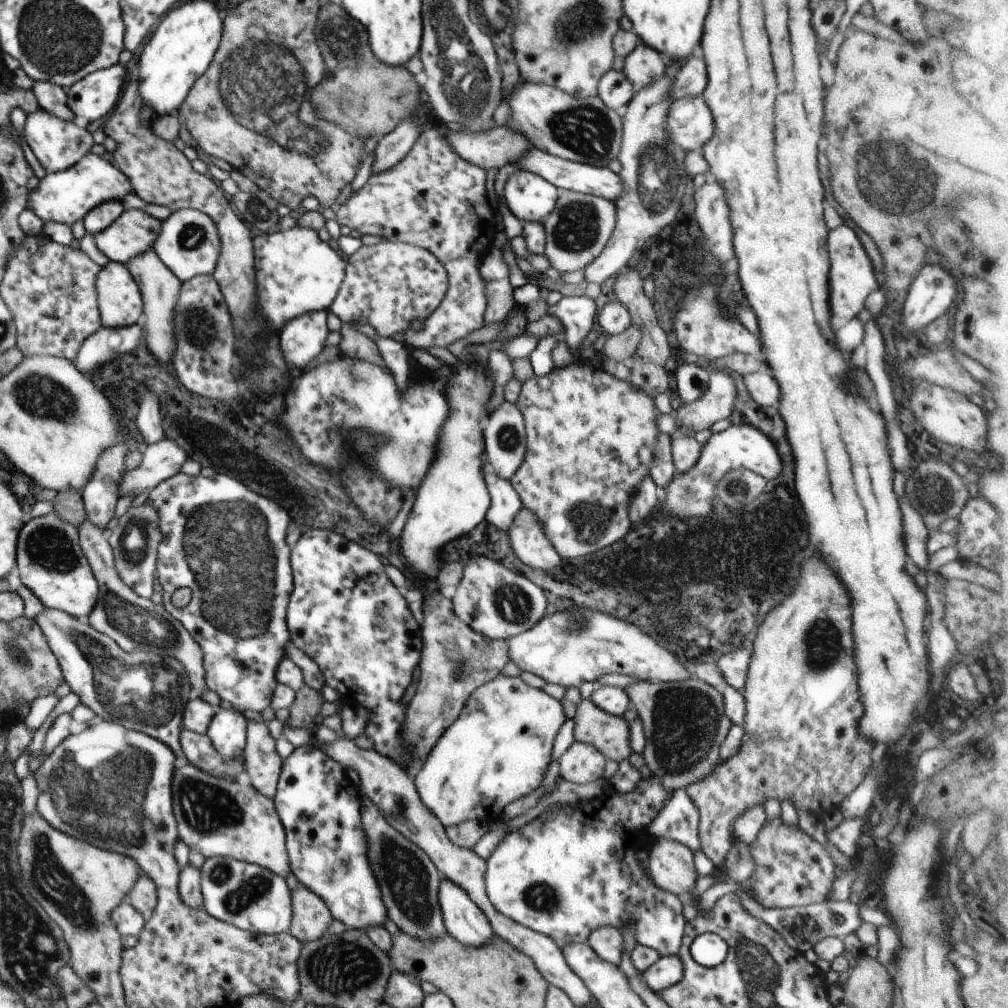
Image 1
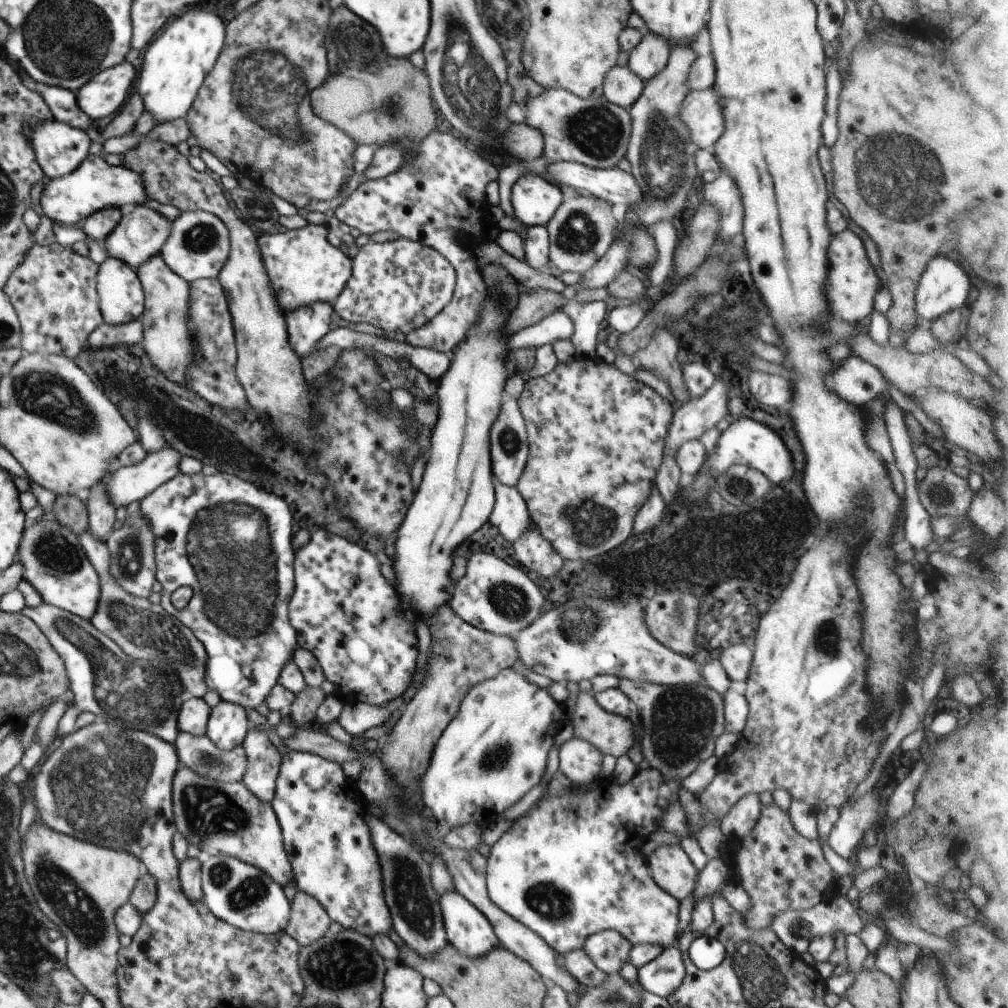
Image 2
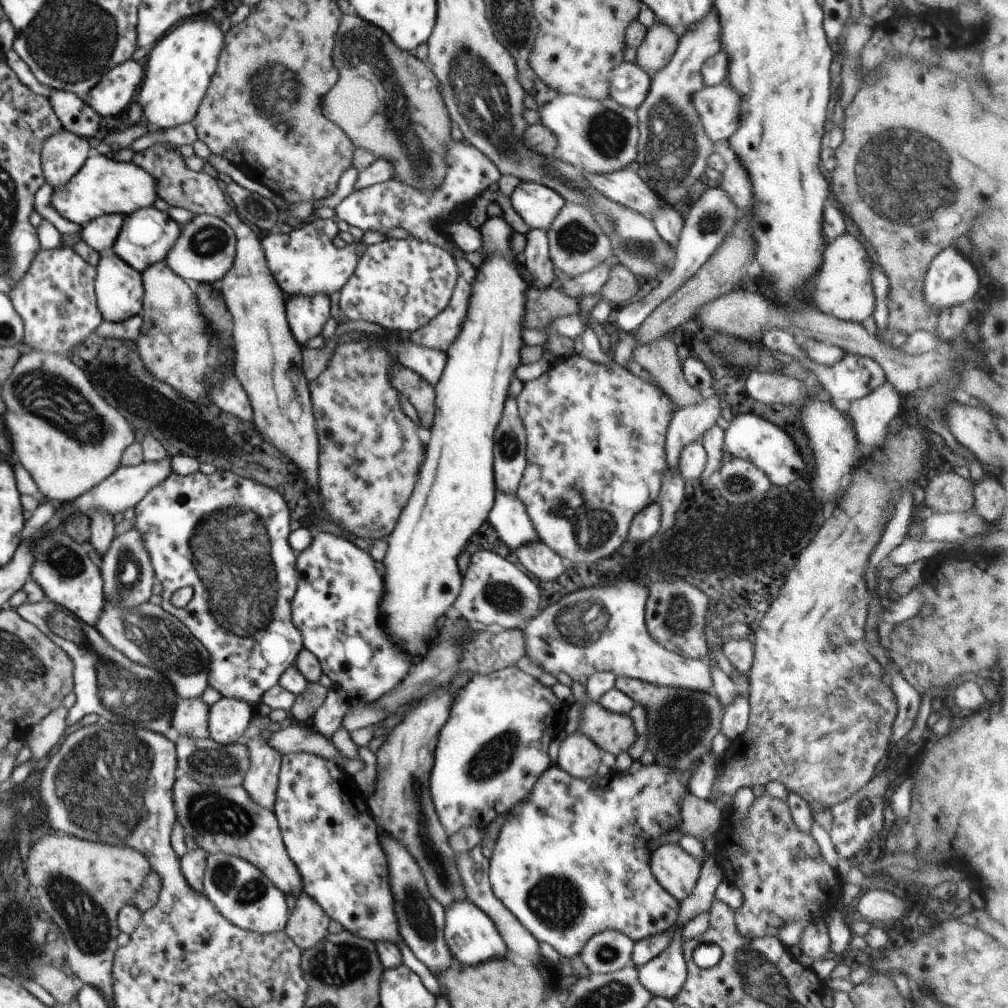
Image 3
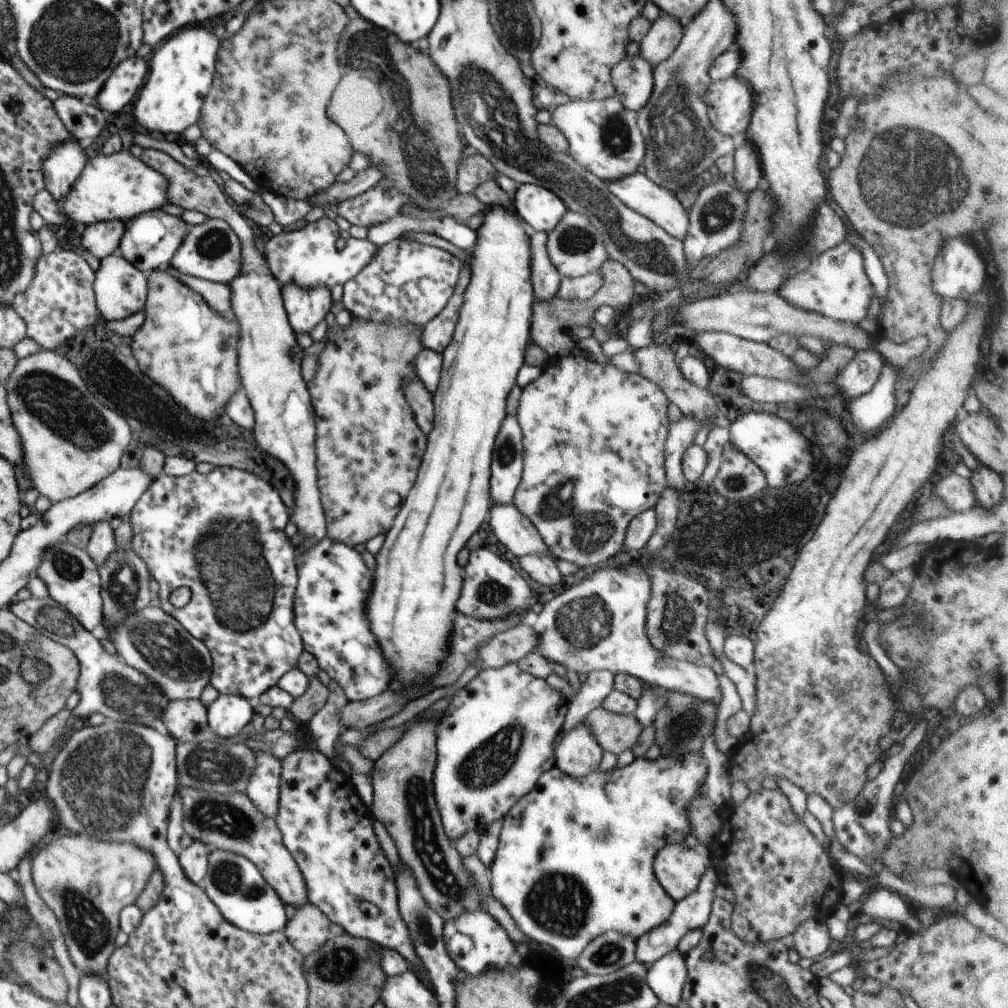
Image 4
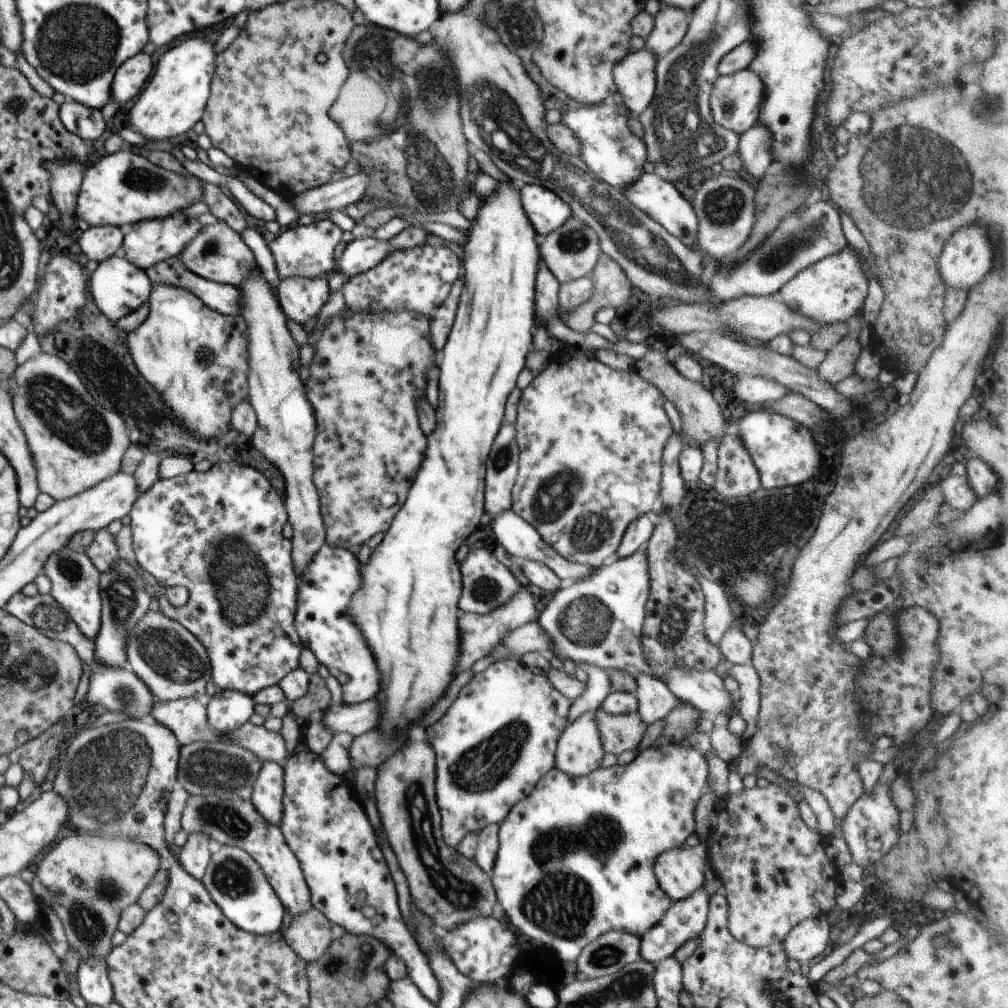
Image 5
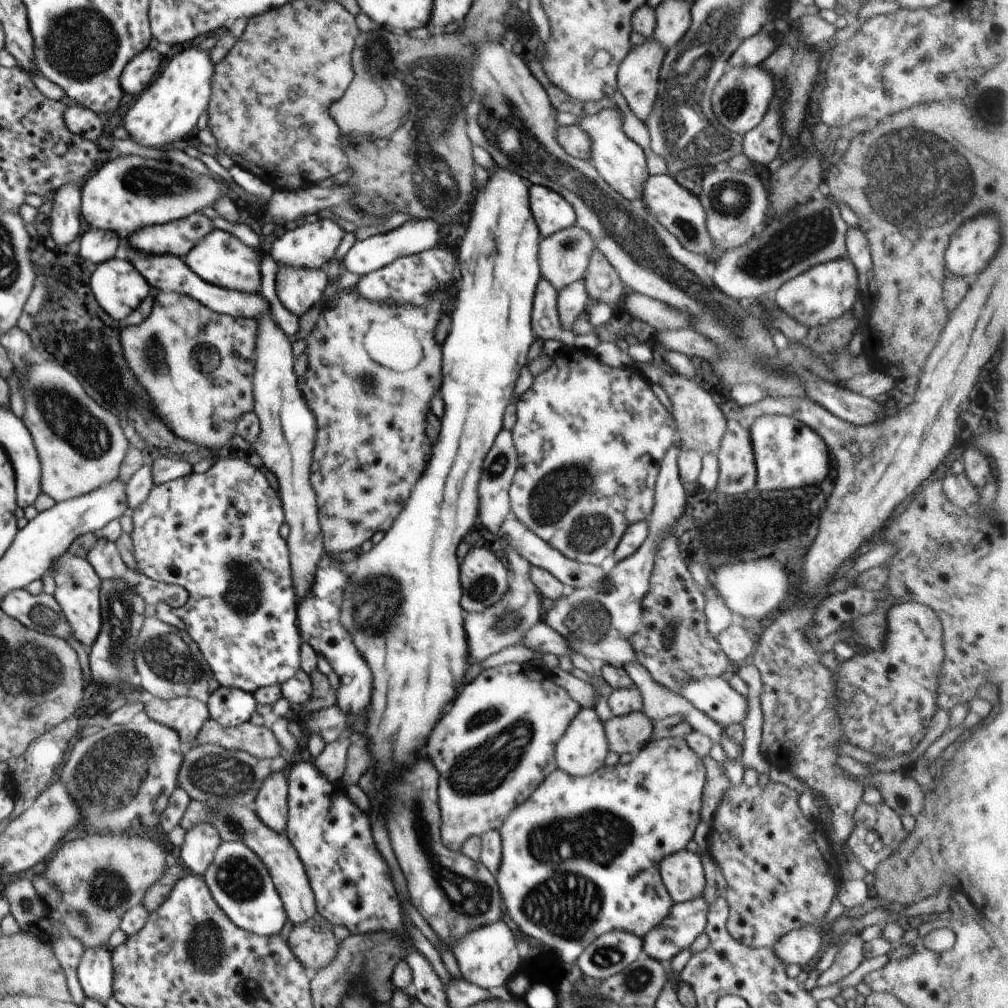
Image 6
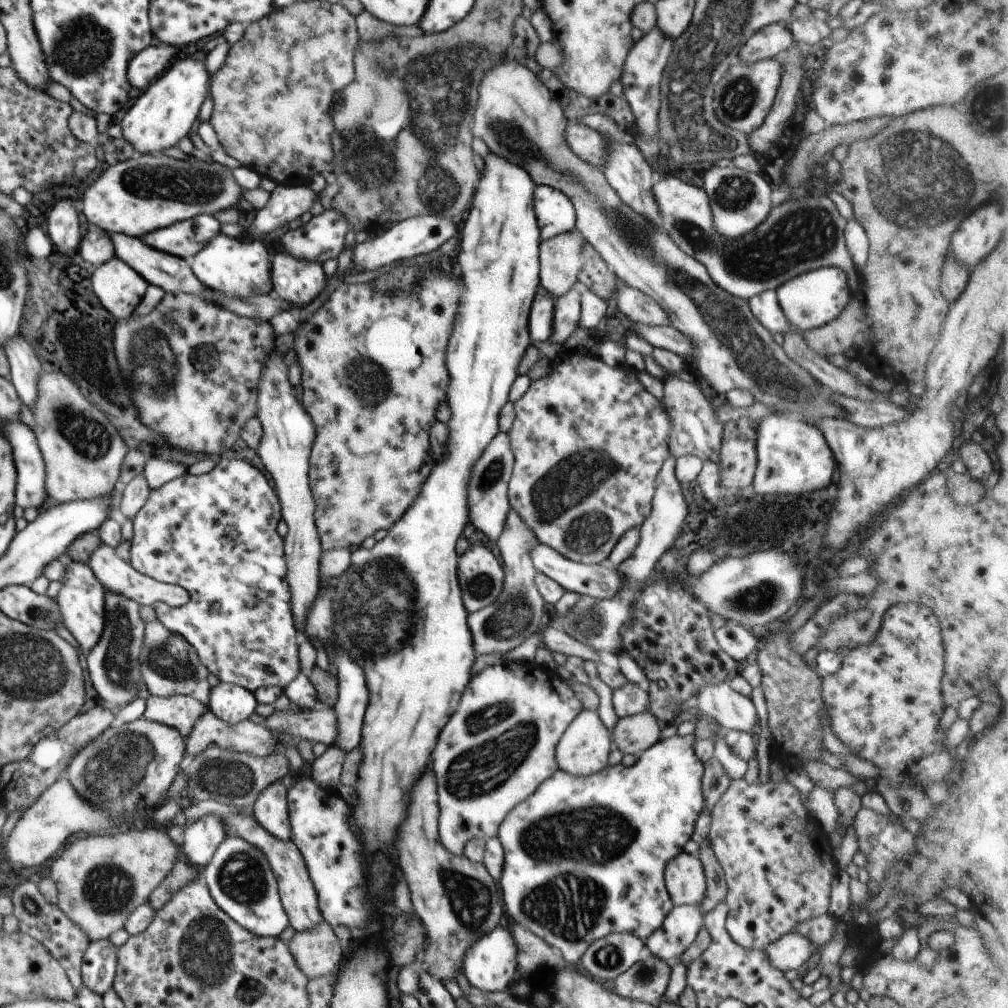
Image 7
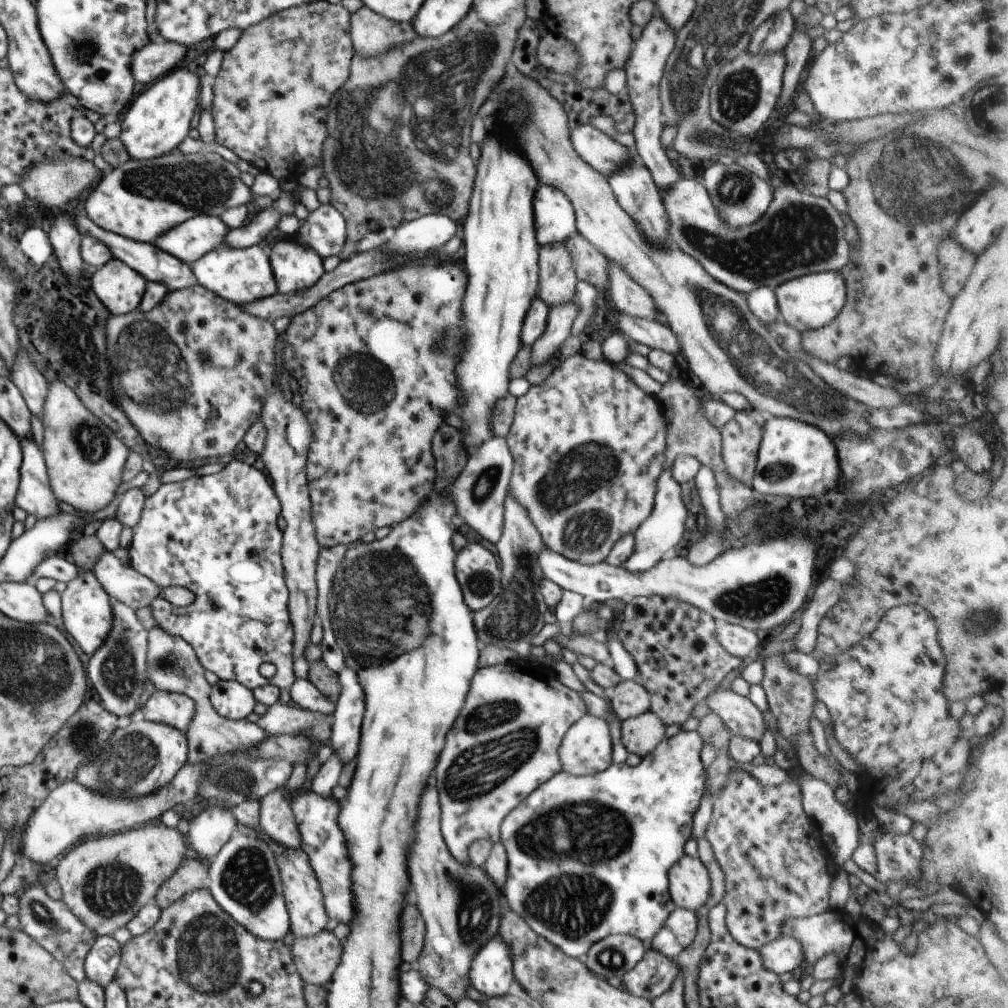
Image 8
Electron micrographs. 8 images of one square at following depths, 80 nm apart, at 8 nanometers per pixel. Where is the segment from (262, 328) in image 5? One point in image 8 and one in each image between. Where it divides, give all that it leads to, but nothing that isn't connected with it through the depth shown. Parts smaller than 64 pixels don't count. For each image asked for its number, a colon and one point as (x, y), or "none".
6: (285, 444)
7: (288, 431)
8: (289, 434)

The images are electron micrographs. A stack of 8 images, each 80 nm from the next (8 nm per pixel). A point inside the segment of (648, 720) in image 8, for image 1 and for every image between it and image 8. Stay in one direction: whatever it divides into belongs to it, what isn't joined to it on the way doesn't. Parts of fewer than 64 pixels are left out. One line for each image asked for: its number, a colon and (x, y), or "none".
1: (610, 734)
2: (613, 734)
3: (614, 733)
4: (615, 733)
5: (619, 733)
6: (630, 733)
7: (634, 734)

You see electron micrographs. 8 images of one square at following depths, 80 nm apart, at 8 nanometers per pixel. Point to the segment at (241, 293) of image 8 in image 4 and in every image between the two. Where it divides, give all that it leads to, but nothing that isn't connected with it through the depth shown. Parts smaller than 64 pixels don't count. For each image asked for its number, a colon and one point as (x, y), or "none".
4: (211, 251)
5: (217, 253)
6: (221, 259)
7: (233, 268)

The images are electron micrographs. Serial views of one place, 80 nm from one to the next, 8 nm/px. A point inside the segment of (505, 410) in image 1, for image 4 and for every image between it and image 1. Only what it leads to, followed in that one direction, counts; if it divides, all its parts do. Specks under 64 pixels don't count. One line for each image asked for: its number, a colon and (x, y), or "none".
2: (509, 446)
3: (510, 449)
4: (507, 459)

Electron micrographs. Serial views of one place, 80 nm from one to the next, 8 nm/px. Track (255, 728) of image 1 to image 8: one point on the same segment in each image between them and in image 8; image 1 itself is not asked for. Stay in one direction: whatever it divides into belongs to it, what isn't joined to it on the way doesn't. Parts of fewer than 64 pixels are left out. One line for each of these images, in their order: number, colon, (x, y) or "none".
2: (263, 759)
3: (261, 780)
4: (263, 788)
5: (268, 790)
6: (270, 805)
7: (270, 809)
8: (277, 819)

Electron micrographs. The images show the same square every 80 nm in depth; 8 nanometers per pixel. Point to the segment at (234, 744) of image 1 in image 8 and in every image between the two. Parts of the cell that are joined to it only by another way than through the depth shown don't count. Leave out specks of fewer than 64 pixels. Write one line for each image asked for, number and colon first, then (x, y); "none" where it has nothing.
2: (228, 725)
3: (229, 718)
4: (229, 714)
5: (227, 710)
6: (229, 707)
7: (231, 703)
8: (232, 700)

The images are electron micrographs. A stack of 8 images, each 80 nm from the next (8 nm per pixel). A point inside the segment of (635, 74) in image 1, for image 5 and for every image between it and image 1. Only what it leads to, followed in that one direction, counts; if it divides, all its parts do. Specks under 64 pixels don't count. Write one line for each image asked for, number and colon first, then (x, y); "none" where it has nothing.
2: (651, 55)
3: (659, 44)
4: (665, 33)
5: (670, 26)

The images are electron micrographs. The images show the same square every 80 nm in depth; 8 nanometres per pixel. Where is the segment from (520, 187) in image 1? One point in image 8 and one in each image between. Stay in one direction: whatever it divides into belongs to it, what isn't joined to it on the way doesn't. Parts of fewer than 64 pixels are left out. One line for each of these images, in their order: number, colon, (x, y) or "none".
2: (534, 200)
3: (537, 205)
4: (540, 207)
5: (546, 210)
6: (552, 212)
7: (555, 214)
8: (554, 217)

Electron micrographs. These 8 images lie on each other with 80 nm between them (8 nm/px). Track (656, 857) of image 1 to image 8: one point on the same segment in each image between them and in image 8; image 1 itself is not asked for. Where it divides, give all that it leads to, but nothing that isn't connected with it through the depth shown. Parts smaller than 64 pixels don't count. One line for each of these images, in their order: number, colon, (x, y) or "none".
2: (670, 867)
3: (677, 871)
4: (678, 868)
5: (680, 872)
6: (682, 872)
7: (685, 879)
8: (689, 881)

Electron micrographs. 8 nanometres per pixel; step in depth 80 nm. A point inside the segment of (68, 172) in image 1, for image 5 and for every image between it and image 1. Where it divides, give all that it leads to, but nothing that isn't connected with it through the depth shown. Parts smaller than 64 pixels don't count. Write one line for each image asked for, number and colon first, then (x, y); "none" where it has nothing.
2: (95, 185)
3: (103, 186)
4: (118, 187)
5: (123, 188)

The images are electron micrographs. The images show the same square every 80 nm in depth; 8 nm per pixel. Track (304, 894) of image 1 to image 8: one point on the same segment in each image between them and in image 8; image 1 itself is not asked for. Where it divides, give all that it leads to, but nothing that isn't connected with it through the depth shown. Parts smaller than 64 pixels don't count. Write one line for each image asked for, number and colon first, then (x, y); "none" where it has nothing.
2: (308, 921)
3: (307, 925)
4: (309, 929)
5: (310, 934)
6: (313, 943)
7: (317, 952)
8: (316, 958)

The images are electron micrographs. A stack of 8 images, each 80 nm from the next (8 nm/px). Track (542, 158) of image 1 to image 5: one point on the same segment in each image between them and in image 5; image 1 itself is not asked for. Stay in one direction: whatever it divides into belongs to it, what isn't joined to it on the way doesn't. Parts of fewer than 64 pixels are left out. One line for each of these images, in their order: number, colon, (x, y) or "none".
2: (615, 186)
3: (625, 187)
4: (638, 191)
5: (657, 197)

